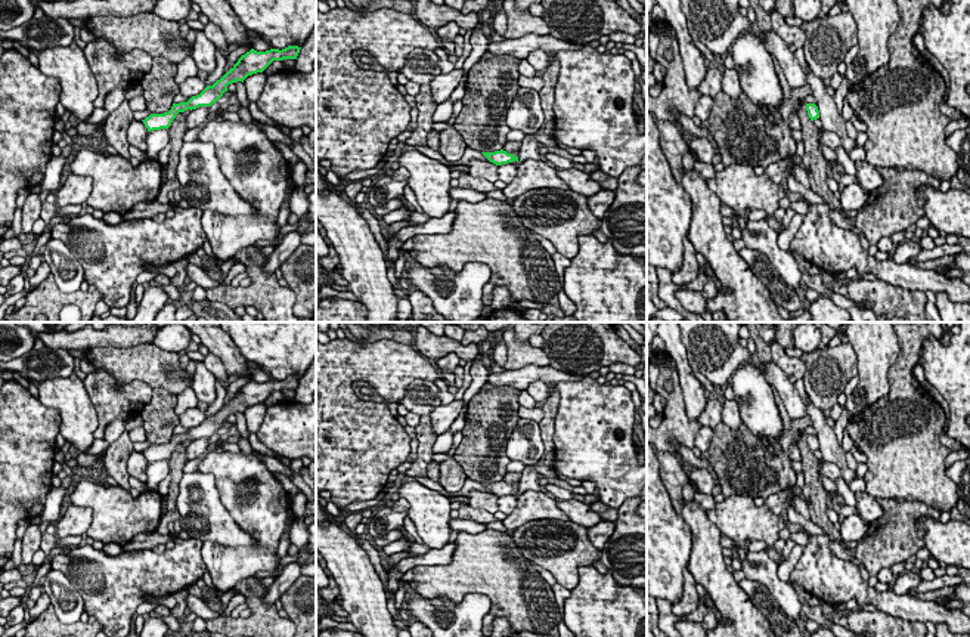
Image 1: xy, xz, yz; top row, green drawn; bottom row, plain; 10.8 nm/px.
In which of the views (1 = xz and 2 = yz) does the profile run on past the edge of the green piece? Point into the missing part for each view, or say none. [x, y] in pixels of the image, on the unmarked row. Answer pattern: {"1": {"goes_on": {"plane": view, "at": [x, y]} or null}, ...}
{"1": {"goes_on": null}, "2": {"goes_on": null}}

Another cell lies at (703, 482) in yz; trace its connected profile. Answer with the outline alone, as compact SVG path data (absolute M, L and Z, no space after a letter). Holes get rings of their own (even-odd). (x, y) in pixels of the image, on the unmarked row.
M691 467L688 476L697 492L712 495L715 480L707 469Z

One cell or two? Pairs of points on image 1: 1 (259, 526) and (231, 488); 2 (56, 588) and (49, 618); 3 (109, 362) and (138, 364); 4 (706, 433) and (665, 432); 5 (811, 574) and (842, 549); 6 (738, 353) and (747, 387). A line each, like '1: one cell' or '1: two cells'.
1: one cell
2: two cells
3: one cell
4: two cells
5: two cells
6: two cells

